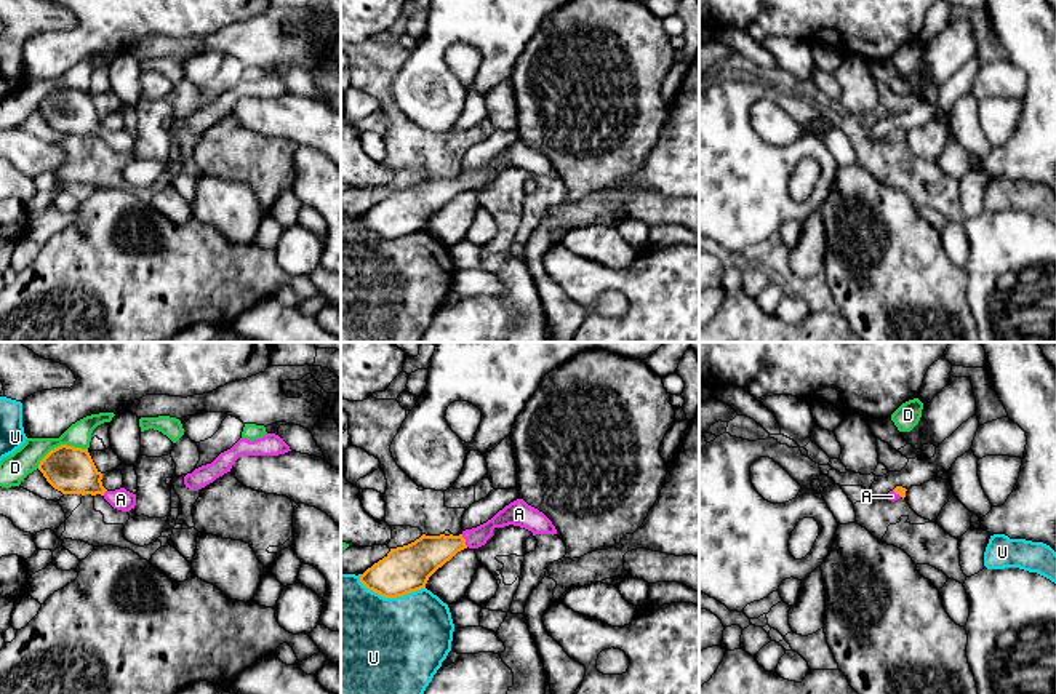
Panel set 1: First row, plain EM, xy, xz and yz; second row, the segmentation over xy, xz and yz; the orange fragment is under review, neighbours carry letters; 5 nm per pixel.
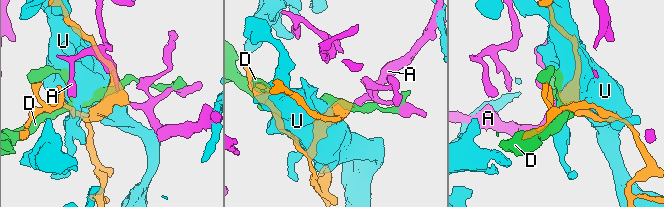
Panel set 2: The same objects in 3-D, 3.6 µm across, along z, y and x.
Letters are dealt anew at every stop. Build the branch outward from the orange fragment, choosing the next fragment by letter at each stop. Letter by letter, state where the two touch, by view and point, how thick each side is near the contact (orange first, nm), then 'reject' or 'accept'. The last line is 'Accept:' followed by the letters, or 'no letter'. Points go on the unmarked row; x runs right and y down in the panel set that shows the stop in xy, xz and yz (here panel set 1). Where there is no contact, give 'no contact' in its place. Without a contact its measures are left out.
A: meets orange in xz at (464, 183); 190 nm thick on the orange side, 100 nm on the other; accept
D: meets orange in xy at (61, 87); 240 nm thick on the orange side, 140 nm on the other; reject
U: meets orange in xz at (391, 239); 240 nm thick on the orange side, 500 nm on the other; reject
Accept: A

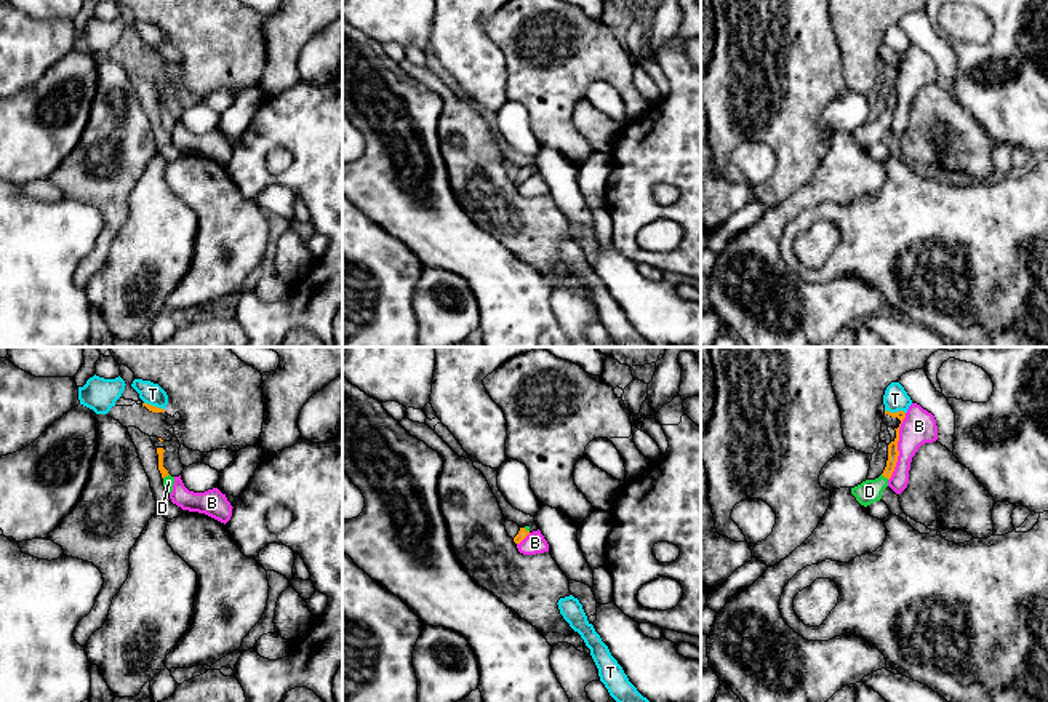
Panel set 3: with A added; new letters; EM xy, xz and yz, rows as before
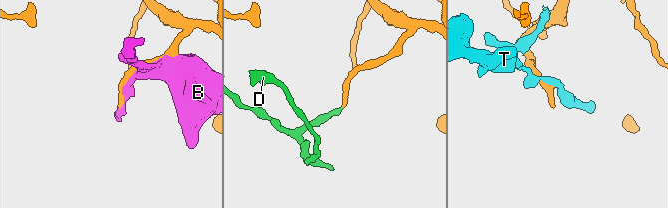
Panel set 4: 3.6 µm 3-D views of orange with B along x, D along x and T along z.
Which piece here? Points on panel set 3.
B: meets orange in yz at (896, 88); 60 nm thick on the orange side, 170 nm on the other; reject
D: meets orange in yz at (885, 119); 60 nm thick on the orange side, 120 nm on the other; accept
T: meets orange in yz at (895, 55); 60 nm thick on the orange side, 120 nm on the other; reject
Accept: D

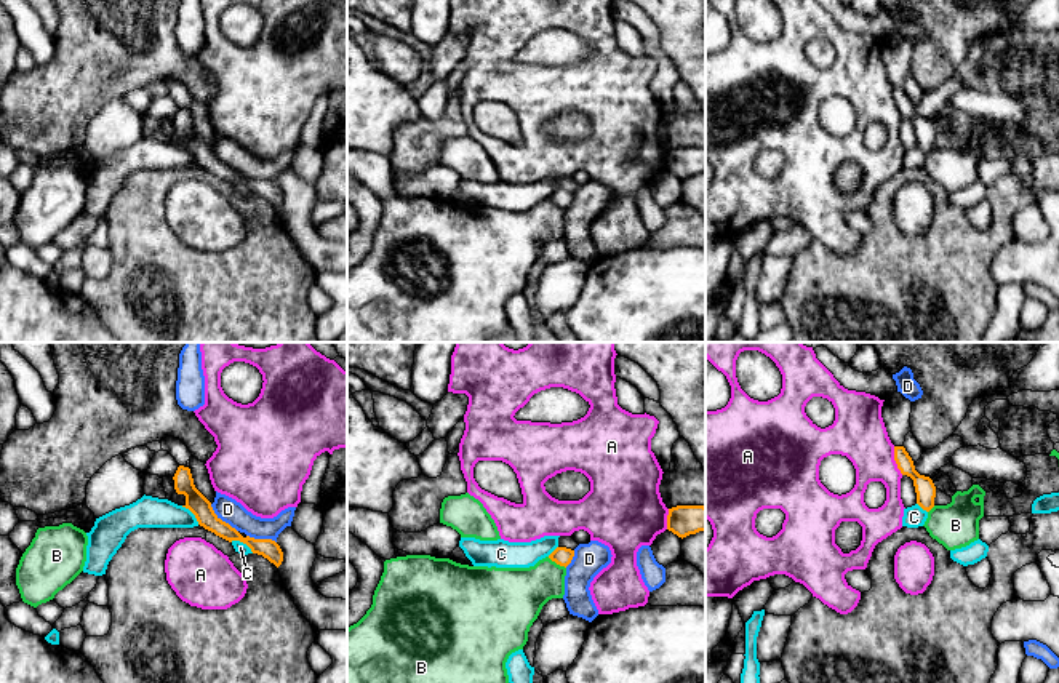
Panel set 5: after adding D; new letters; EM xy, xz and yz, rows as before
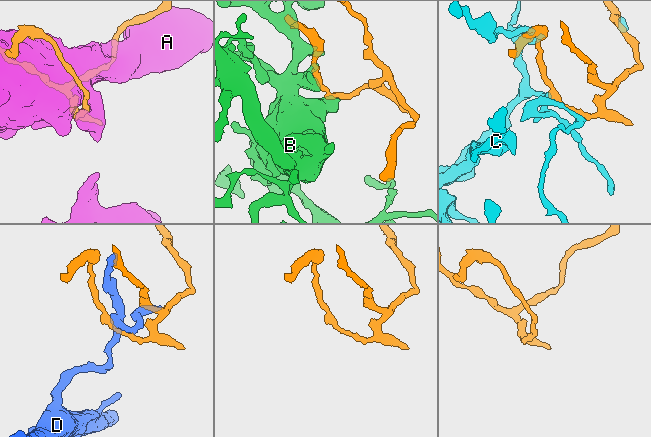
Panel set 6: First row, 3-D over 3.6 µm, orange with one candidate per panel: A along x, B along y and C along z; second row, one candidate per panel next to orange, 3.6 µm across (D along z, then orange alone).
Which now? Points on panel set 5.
A: meets orange in yz at (895, 101); 100 nm thick on the orange side, 280 nm on the other; reject
B: meets orange in xz at (557, 205); 90 nm thick on the orange side, 280 nm on the other; reject
C: meets orange in xy at (242, 183); 100 nm thick on the orange side, 60 nm on the other; reject
D: meets orange in xy at (221, 162); 100 nm thick on the orange side, 120 nm on the other; reject
Accept: no letter

